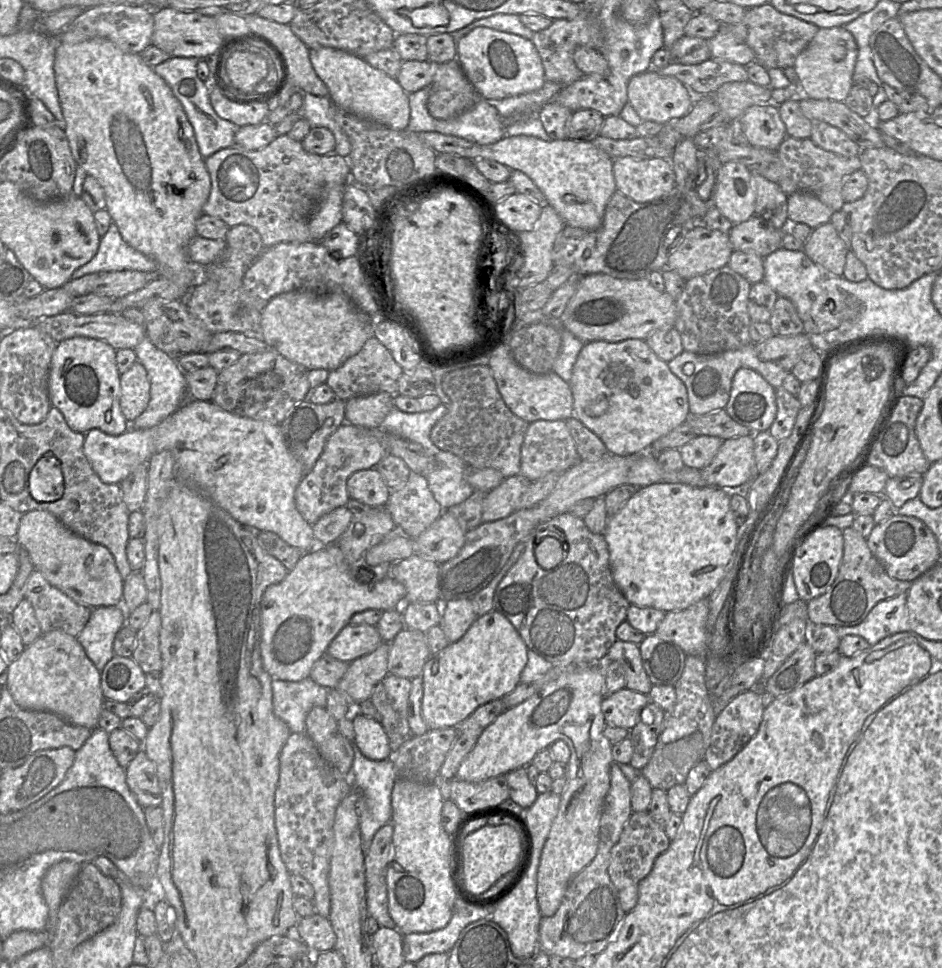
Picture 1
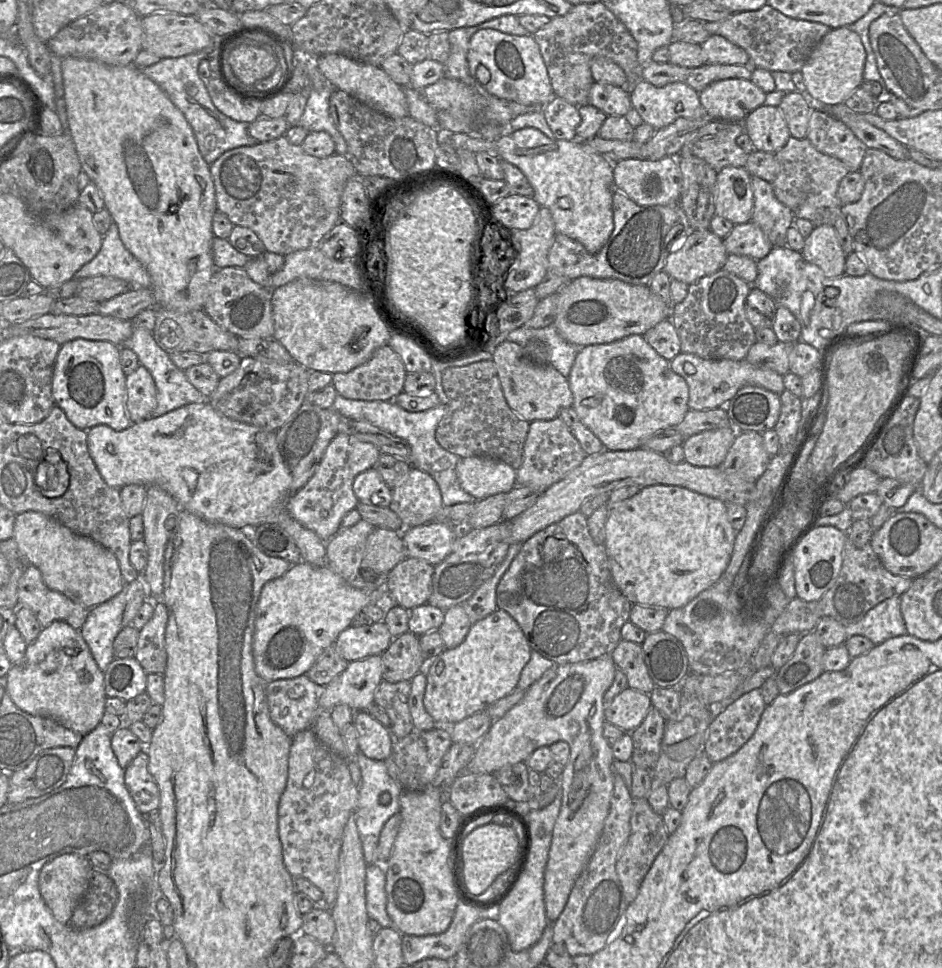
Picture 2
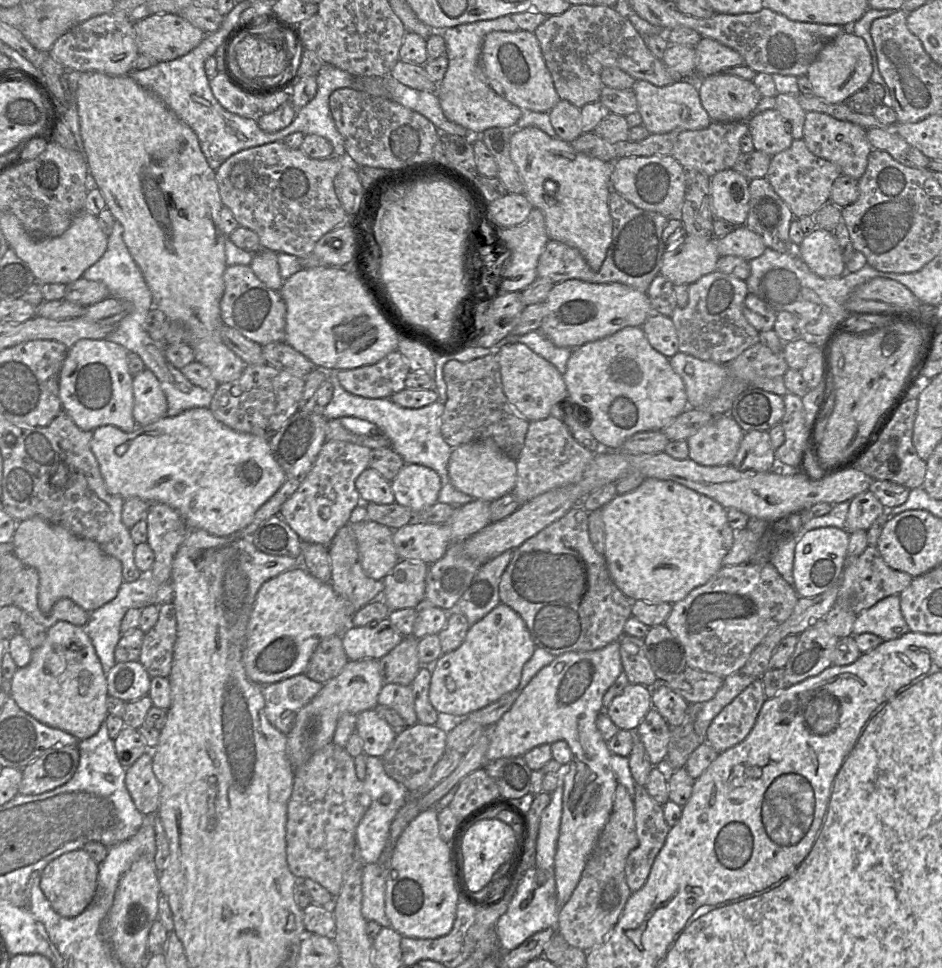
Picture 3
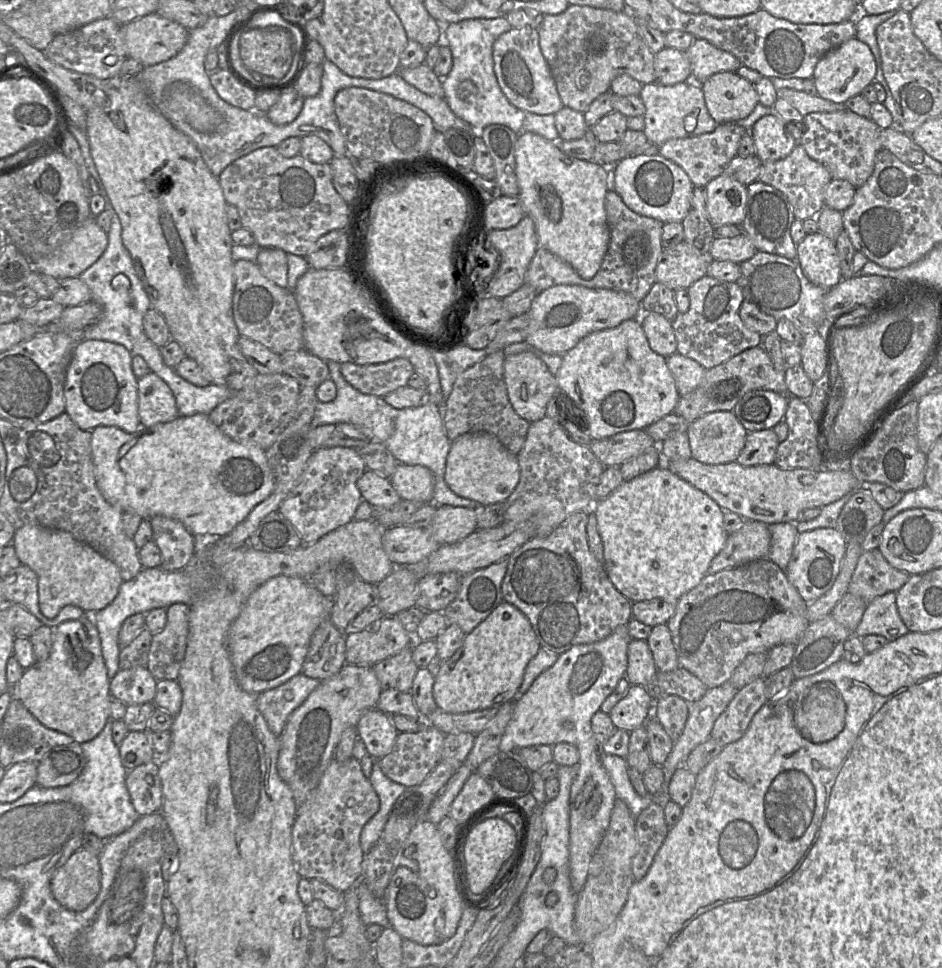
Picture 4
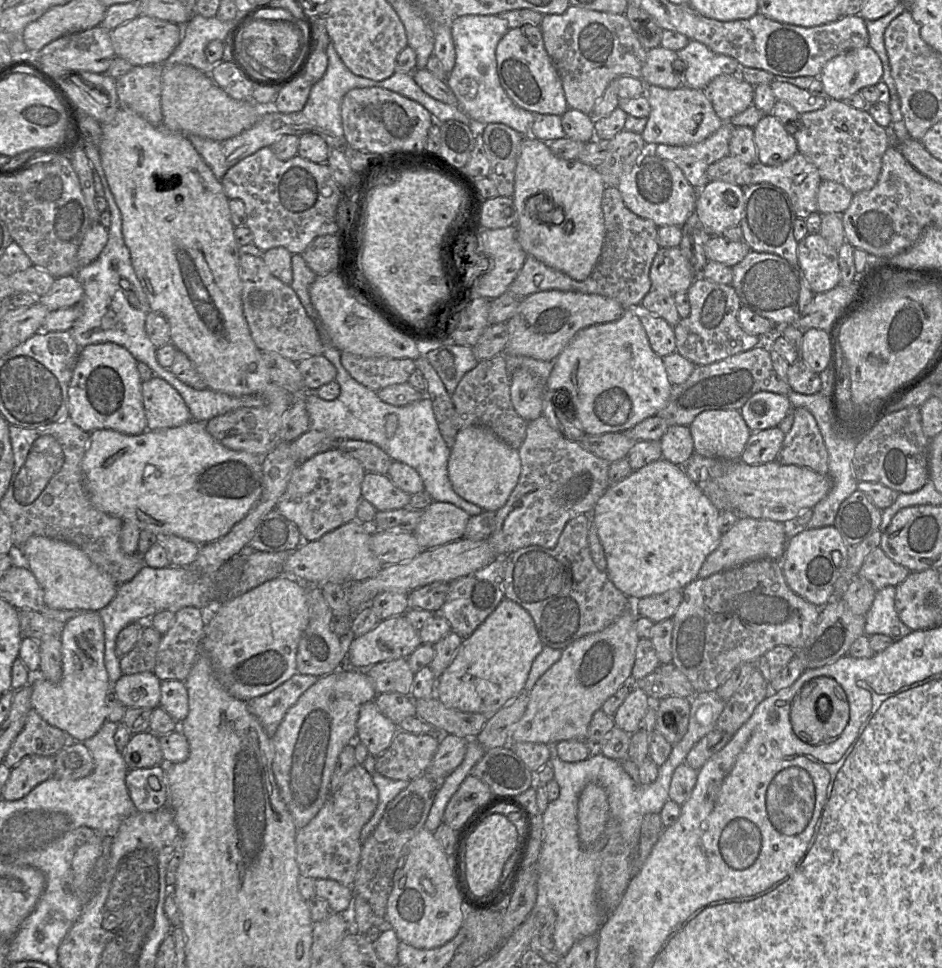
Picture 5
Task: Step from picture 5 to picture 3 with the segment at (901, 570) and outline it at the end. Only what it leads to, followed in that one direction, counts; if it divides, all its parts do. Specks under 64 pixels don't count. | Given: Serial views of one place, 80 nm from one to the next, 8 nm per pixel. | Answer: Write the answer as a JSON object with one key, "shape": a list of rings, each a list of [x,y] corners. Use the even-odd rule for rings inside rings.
{"shape":[[[870,546],[857,557],[846,558],[846,564],[840,579],[836,605],[859,615],[878,601],[899,595],[911,583],[913,577],[905,572],[891,568],[883,559],[876,546]]]}

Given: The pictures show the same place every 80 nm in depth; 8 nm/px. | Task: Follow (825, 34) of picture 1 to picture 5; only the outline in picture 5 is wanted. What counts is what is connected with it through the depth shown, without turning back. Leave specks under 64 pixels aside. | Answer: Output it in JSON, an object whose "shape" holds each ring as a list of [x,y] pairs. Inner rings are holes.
{"shape":[[[870,47],[852,49],[830,59],[818,78],[828,99],[843,101],[882,80],[883,66]]]}

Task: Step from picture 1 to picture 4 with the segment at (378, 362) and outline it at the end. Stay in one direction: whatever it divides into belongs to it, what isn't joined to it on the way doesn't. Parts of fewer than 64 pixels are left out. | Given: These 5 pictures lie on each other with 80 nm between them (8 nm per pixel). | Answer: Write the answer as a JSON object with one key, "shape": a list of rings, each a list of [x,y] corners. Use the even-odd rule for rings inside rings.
{"shape":[[[398,357],[378,364],[343,362],[340,365],[341,373],[350,385],[364,394],[379,397],[407,385],[414,372],[407,357]]]}

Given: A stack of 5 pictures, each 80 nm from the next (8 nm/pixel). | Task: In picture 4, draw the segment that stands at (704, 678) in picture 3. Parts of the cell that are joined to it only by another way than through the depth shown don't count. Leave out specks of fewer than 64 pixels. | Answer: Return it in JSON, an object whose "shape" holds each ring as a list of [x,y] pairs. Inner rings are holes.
{"shape":[[[681,667],[671,672],[657,672],[645,688],[654,703],[667,696],[676,695],[692,704],[700,700],[708,690],[699,678]]]}

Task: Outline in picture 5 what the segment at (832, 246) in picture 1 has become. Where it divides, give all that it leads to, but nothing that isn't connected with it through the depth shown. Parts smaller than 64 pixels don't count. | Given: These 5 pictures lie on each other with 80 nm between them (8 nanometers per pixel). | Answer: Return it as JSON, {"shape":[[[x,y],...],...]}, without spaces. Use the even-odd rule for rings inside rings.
{"shape":[[[820,233],[808,234],[798,242],[798,264],[814,294],[827,292],[839,285],[837,251]]]}

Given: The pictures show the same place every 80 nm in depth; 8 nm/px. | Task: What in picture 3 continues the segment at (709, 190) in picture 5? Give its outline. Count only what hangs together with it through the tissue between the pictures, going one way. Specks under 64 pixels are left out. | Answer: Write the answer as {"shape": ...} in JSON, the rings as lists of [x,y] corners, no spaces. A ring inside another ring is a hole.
{"shape":[[[734,169],[716,173],[710,180],[712,213],[735,227],[745,225],[749,211],[749,182]]]}

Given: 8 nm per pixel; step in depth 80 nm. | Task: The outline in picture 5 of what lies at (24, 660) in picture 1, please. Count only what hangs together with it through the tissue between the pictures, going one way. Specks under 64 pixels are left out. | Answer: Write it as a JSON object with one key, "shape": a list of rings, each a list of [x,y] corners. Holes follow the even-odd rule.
{"shape":[[[97,611],[81,612],[78,616],[65,622],[61,634],[63,675],[59,682],[53,683],[39,675],[32,673],[30,684],[32,686],[32,708],[50,725],[68,732],[76,742],[83,742],[94,736],[107,721],[108,706],[106,696],[112,683],[109,680],[104,665],[104,626]]]}

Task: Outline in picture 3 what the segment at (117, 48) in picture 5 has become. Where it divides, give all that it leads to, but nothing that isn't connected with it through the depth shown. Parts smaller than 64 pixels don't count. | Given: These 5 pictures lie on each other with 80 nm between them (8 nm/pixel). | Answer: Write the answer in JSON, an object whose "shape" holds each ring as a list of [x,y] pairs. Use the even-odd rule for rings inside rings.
{"shape":[[[158,13],[134,22],[138,53],[157,62],[171,61],[197,47],[205,32],[179,14]]]}

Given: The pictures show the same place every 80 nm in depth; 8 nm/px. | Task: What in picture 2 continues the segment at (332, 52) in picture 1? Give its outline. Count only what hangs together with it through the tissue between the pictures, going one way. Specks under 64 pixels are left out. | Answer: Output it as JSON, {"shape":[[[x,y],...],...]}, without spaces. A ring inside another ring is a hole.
{"shape":[[[326,54],[315,59],[318,69],[337,90],[342,90],[366,106],[392,118],[409,116],[403,87],[395,83],[381,67],[360,63],[339,54]]]}

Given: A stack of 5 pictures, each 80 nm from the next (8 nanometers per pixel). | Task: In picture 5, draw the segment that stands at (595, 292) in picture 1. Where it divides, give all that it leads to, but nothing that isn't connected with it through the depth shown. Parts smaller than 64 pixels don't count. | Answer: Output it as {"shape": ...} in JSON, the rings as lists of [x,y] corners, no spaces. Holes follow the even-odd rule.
{"shape":[[[548,290],[530,295],[507,321],[508,341],[502,354],[554,361],[580,330],[618,320],[625,309],[617,301],[573,291]]]}

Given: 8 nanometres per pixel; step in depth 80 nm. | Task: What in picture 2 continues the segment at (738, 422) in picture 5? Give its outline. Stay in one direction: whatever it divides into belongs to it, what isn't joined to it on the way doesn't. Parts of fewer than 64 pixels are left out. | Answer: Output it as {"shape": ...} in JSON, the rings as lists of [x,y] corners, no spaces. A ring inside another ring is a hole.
{"shape":[[[733,427],[707,430],[687,437],[682,444],[686,462],[699,467],[722,464],[738,432]]]}

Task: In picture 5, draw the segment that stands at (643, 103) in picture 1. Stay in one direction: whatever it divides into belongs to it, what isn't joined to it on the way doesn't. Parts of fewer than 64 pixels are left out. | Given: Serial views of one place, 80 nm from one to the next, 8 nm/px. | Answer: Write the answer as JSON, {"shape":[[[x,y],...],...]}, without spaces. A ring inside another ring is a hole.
{"shape":[[[645,86],[644,95],[648,99],[650,113],[641,135],[648,150],[659,144],[685,146],[698,143],[724,124],[715,113],[704,90],[687,86],[680,86],[676,89]]]}

